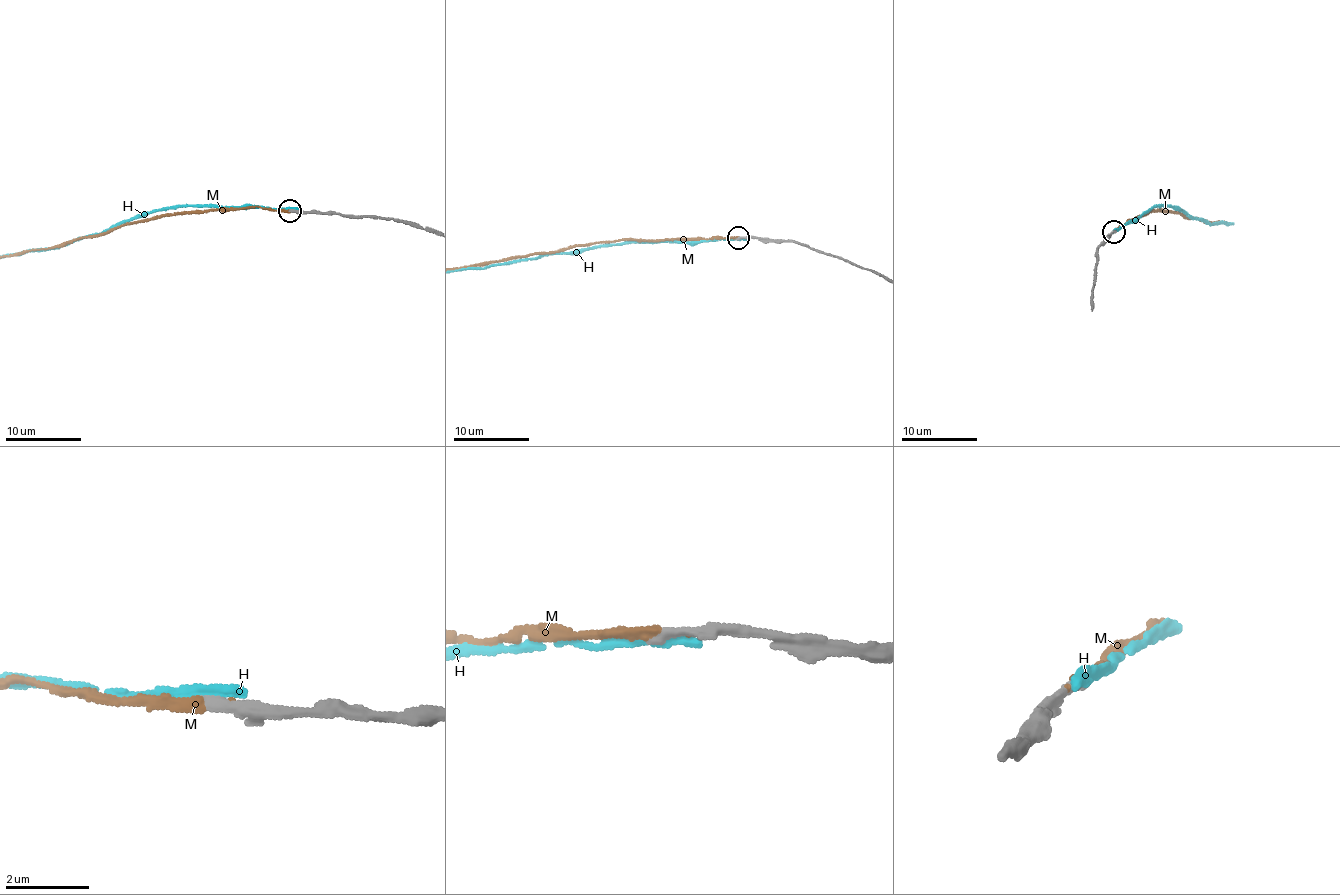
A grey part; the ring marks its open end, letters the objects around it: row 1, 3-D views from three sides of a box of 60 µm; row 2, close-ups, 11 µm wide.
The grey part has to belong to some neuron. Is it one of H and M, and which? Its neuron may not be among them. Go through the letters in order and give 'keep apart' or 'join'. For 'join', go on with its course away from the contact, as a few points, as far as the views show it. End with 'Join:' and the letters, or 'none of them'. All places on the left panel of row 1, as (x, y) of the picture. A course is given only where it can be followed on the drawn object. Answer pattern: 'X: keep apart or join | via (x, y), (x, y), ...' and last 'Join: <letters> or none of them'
H: keep apart
M: join
Join: M

